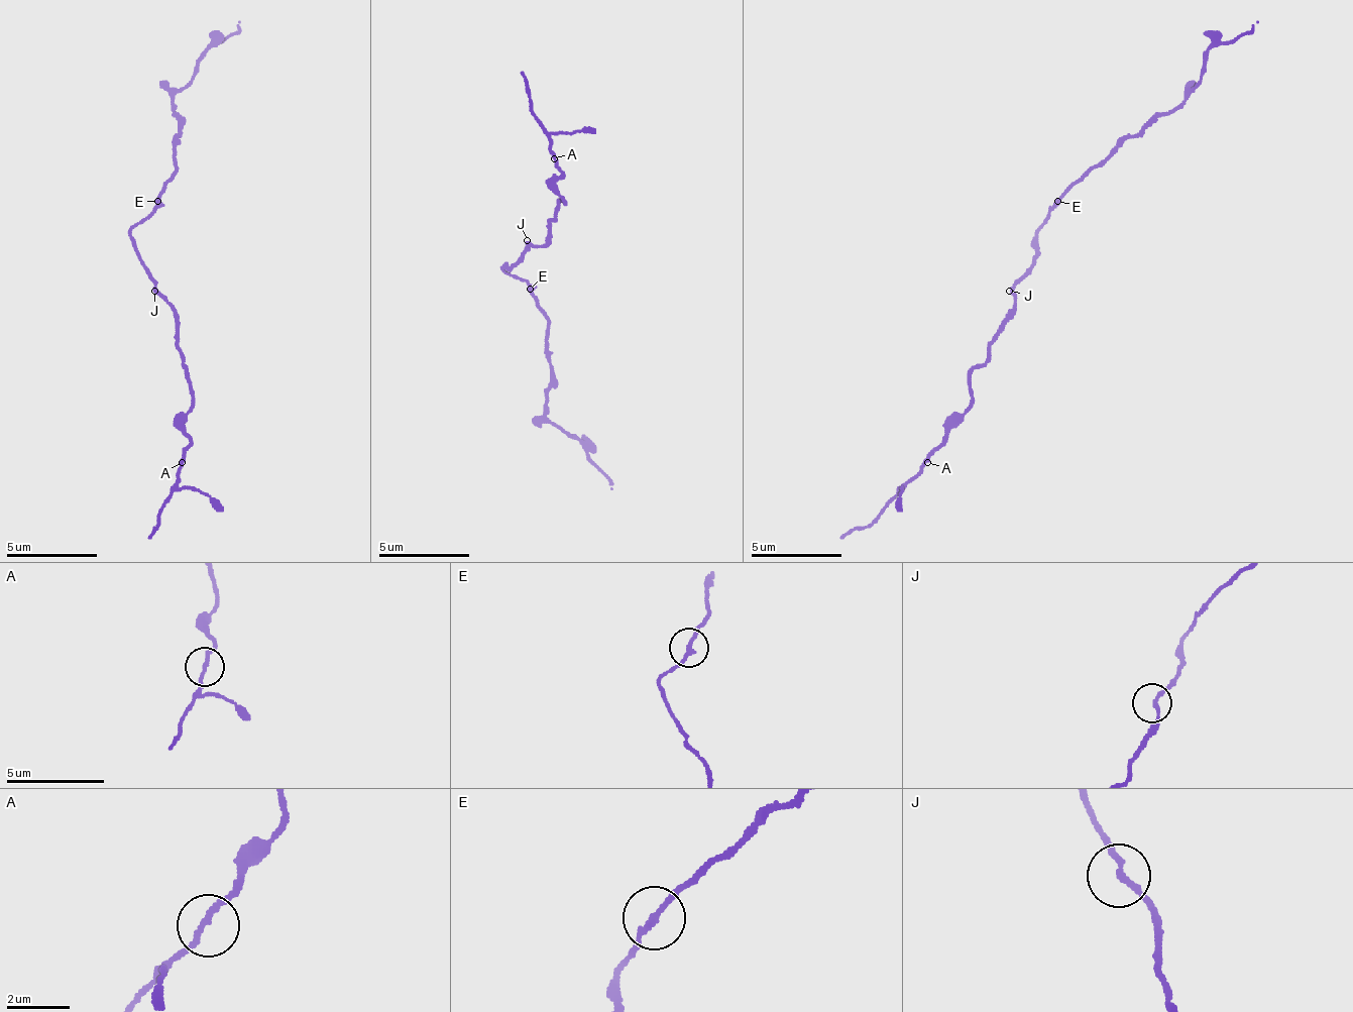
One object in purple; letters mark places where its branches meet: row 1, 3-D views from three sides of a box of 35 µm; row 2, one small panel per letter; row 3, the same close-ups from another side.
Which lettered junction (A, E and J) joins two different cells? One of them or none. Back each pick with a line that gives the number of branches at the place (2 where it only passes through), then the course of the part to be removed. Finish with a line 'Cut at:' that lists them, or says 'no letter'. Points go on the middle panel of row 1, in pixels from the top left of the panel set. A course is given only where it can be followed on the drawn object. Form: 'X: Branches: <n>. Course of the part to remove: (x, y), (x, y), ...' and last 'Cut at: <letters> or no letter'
Cut at: no letter

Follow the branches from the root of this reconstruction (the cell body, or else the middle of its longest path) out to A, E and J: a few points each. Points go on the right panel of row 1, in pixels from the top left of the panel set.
A: (1032, 258), (1014, 286), (1005, 331), (969, 376), (969, 408), (927, 462)
E: (1032, 258), (1032, 240), (1059, 200)
J: (1032, 258), (1027, 272), (1009, 291)

